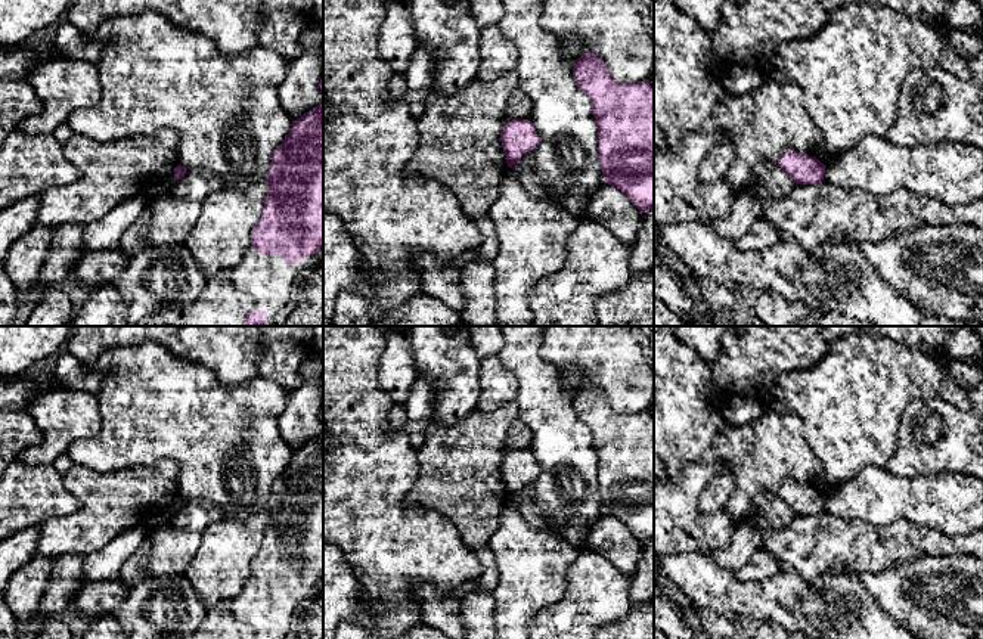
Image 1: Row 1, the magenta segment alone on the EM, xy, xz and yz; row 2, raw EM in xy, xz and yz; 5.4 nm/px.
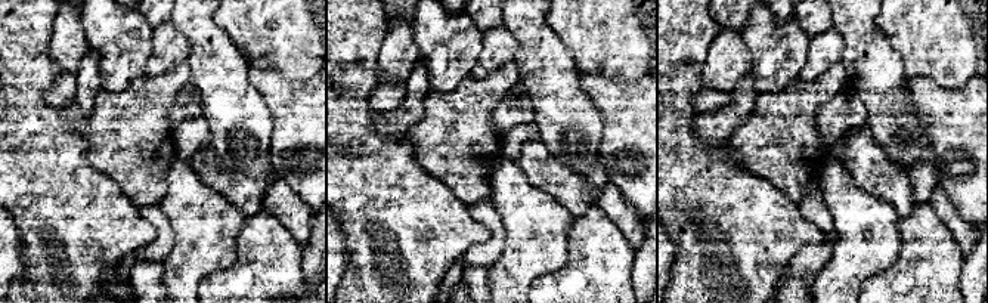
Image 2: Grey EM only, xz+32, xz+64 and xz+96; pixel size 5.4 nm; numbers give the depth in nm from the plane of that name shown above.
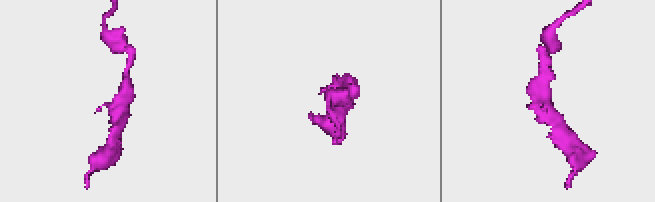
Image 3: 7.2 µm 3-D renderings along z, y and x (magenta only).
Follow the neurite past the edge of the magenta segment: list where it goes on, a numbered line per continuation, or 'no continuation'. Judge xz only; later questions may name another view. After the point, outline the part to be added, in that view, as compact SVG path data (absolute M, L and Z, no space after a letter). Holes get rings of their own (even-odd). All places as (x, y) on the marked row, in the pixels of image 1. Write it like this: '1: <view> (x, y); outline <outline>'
no continuation

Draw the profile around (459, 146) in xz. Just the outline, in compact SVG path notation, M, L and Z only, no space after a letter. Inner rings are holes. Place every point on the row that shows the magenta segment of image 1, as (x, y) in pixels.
M511 71L493 81L474 80L450 94L431 93L418 117L418 148L406 173L447 187L471 218L487 215L508 168L500 134L515 89L517 75Z

